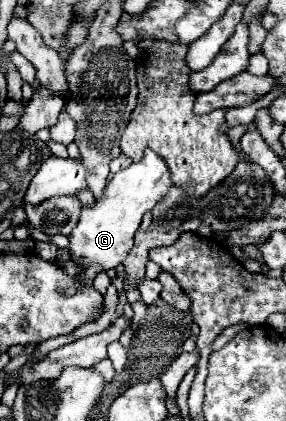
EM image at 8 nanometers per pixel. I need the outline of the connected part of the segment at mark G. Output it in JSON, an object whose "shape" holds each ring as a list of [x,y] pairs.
{"shape":[[[146,150],[140,162],[134,162],[132,166],[112,176],[112,180],[104,188],[104,196],[96,200],[92,208],[82,208],[80,222],[68,236],[68,252],[78,268],[78,274],[74,276],[76,288],[90,286],[98,272],[106,272],[122,264],[122,260],[134,246],[134,232],[138,230],[144,212],[152,210],[170,186],[172,180],[168,166],[152,150]]]}

